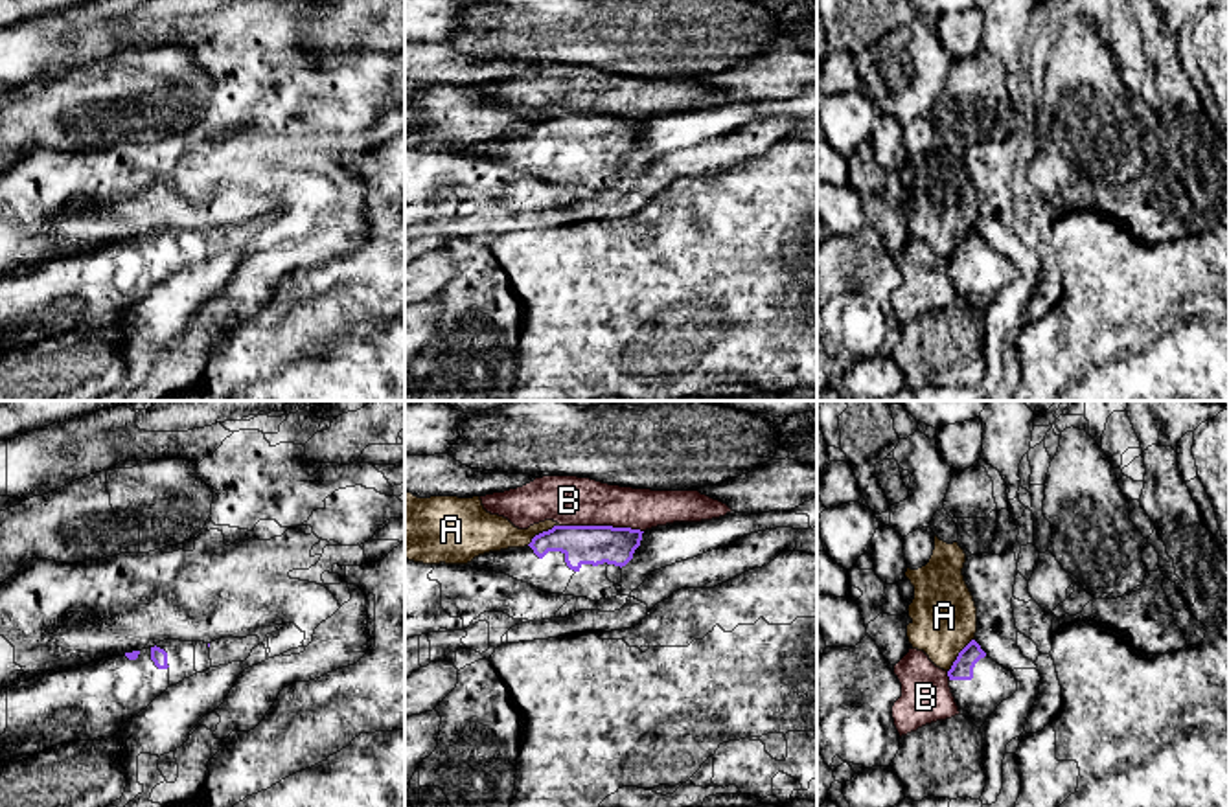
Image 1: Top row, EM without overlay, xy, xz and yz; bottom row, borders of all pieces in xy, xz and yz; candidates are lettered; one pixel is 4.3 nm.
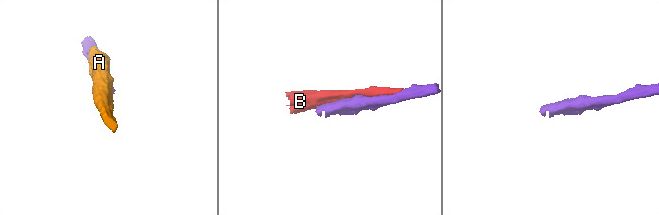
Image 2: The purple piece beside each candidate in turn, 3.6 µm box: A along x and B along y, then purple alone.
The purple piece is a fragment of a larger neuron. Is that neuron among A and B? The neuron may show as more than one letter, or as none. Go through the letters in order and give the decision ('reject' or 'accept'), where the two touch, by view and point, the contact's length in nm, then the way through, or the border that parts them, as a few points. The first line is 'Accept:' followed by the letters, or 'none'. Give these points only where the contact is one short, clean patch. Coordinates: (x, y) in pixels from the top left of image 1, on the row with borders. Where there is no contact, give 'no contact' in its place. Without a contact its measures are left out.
Accept: none
A: reject; contact yz (959, 655); length 190 nm
B: reject; contact xz (602, 526); length 360 nm

